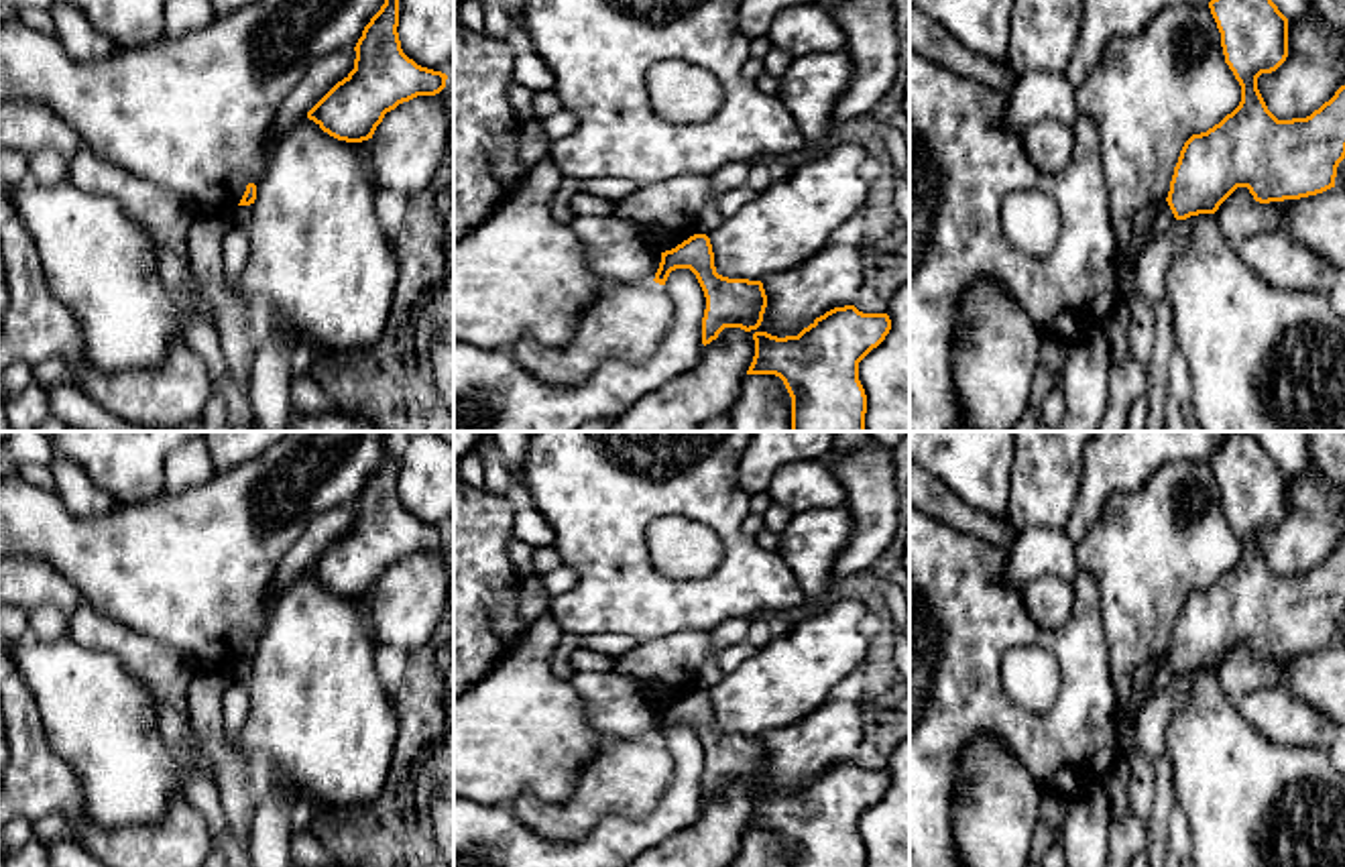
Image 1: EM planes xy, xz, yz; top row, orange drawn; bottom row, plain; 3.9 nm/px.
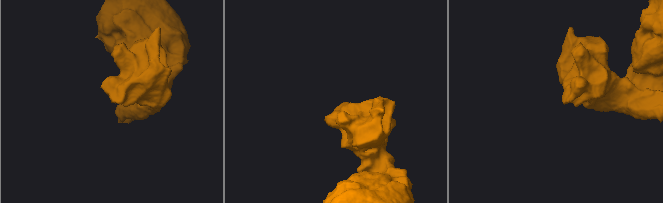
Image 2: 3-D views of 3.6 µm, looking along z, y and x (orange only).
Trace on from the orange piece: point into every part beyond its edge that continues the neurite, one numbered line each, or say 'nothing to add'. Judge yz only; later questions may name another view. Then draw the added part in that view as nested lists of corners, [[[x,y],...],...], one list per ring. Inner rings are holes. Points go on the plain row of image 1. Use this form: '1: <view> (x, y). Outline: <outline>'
nothing to add

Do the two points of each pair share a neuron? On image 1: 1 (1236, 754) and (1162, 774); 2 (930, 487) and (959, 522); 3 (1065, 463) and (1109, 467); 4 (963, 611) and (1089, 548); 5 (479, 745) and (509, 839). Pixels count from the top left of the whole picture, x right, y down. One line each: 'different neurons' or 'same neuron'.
1: different neurons
2: same neuron
3: different neurons
4: different neurons
5: different neurons

